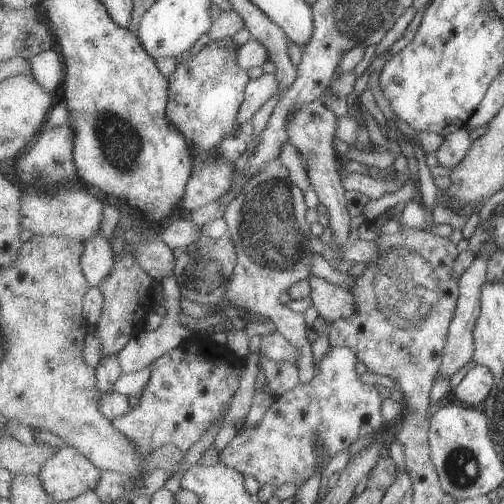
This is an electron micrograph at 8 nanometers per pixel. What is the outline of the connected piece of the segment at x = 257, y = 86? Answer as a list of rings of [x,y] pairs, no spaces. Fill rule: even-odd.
[[[265,73],[261,78],[251,79],[246,88],[246,97],[238,114],[240,124],[246,123],[261,110],[261,106],[273,98],[273,94],[280,90],[276,73]]]

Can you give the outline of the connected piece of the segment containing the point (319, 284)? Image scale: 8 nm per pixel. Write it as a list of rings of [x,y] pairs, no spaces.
[[[311,275],[312,304],[328,324],[351,318],[358,310],[355,295],[346,288]]]

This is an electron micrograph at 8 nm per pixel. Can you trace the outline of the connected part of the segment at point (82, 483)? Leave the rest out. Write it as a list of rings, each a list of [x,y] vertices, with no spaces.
[[[63,446],[49,457],[39,476],[45,490],[59,502],[95,491],[103,471],[75,447]]]

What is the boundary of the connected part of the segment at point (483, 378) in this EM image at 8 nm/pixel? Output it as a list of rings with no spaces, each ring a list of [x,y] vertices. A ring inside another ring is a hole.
[[[476,365],[462,378],[453,392],[458,400],[473,407],[482,407],[494,389],[494,374],[488,366]]]

